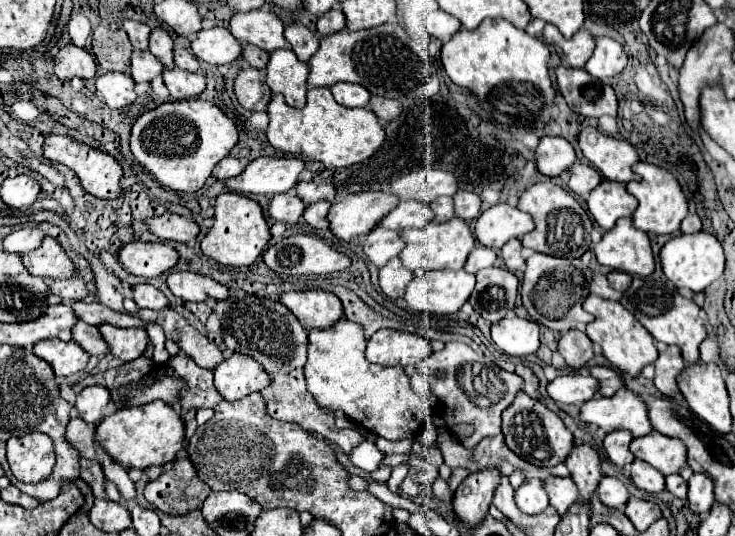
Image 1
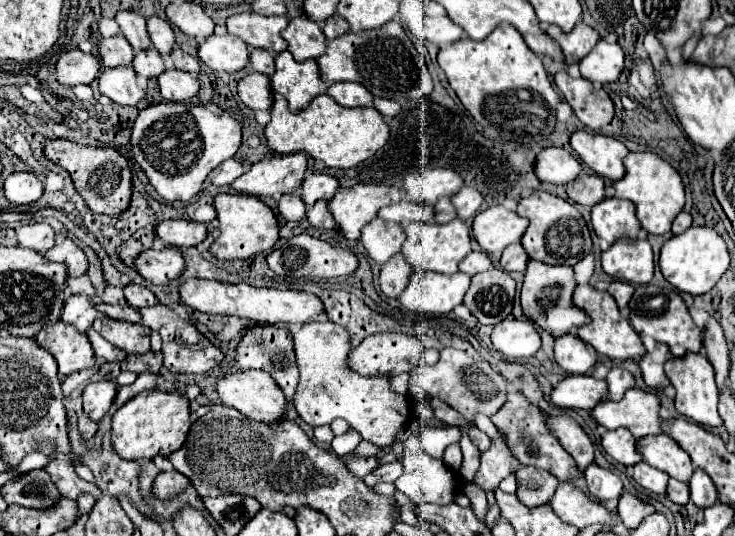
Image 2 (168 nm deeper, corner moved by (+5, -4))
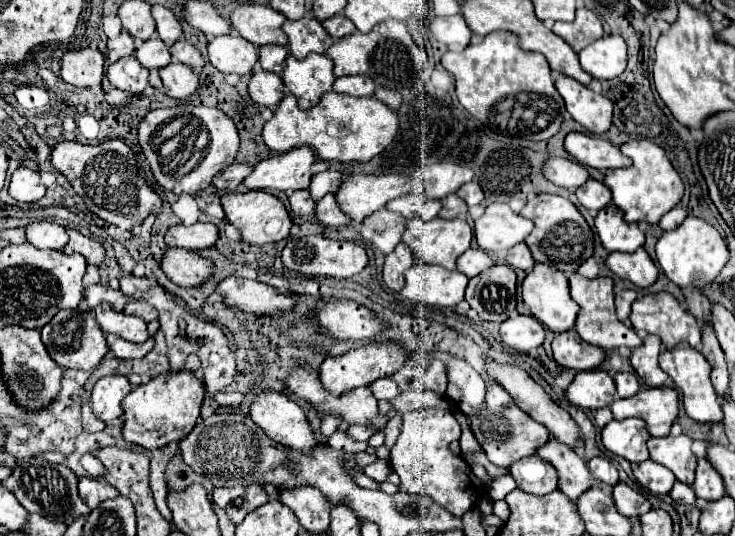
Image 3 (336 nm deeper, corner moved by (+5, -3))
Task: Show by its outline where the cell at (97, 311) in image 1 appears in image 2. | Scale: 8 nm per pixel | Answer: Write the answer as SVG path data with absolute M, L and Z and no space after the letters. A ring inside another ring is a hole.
M98 304L98 312L106 314L112 320L122 320L122 322L140 322L138 310L132 306L110 306L110 304Z

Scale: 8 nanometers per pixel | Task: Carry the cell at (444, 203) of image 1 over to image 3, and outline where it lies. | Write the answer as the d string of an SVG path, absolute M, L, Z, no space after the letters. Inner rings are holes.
M448 195L442 199L442 211L438 213L442 219L456 219L468 213L468 205L458 195Z

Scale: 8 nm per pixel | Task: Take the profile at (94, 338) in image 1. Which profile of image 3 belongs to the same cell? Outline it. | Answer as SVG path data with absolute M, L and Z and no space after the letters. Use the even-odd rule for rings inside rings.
M106 335L106 341L110 351L118 359L138 359L138 357L144 357L154 347L154 337L150 337L146 343L132 343L118 335Z

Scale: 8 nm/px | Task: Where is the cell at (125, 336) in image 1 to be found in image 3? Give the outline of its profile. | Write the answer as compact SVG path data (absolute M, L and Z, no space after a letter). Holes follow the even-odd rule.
M100 303L98 307L94 307L94 317L104 333L114 333L134 343L142 343L150 337L146 331L146 323L140 317L126 315L122 311L114 311L110 303Z

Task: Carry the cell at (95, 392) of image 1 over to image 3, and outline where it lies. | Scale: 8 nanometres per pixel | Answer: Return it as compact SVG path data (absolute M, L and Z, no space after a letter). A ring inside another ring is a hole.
M124 375L102 377L92 389L92 409L94 409L94 413L106 423L118 419L122 415L120 403L128 395L130 389L132 389L132 385L130 385L128 377L124 377Z

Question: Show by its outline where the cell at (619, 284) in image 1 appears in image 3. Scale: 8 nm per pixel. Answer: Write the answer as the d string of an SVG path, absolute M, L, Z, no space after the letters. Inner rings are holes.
M622 289L616 293L616 315L620 321L626 321L630 315L630 305L636 299L636 291L632 289Z

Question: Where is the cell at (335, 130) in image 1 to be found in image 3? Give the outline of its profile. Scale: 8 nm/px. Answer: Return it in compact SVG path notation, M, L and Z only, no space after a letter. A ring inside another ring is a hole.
M326 93L320 103L308 111L298 107L294 95L286 95L274 117L264 125L262 137L268 149L286 153L290 149L308 145L312 147L320 159L324 161L370 161L378 153L382 153L398 131L398 113L388 105L380 103L376 97L352 97L342 93Z

